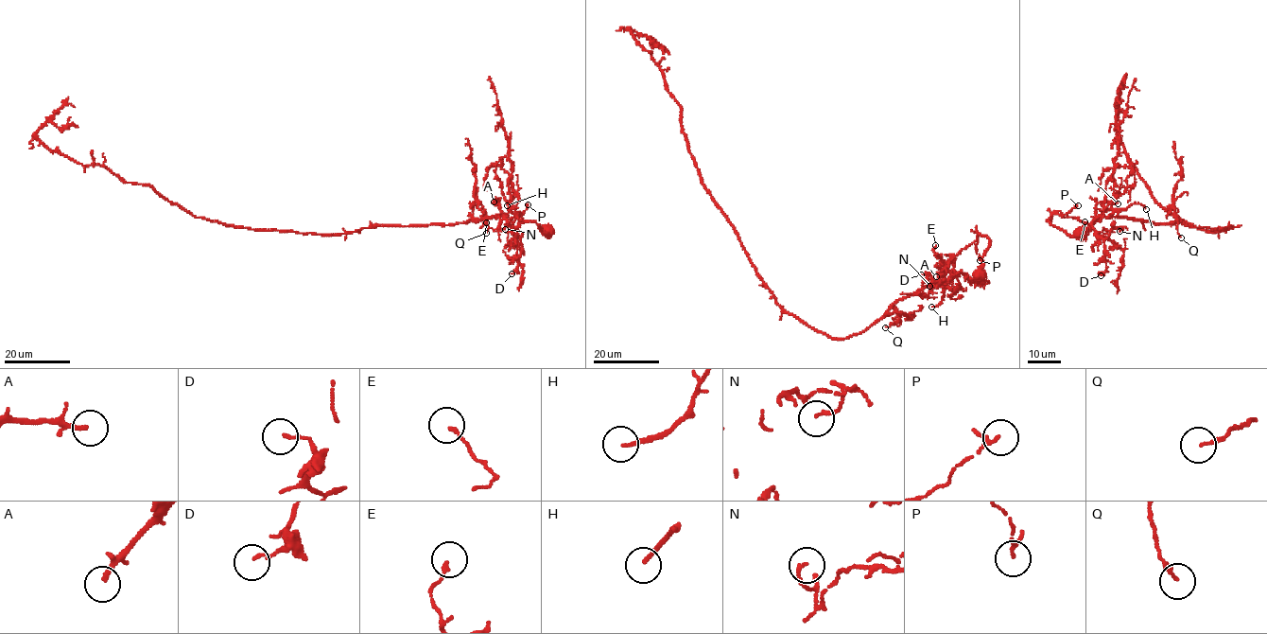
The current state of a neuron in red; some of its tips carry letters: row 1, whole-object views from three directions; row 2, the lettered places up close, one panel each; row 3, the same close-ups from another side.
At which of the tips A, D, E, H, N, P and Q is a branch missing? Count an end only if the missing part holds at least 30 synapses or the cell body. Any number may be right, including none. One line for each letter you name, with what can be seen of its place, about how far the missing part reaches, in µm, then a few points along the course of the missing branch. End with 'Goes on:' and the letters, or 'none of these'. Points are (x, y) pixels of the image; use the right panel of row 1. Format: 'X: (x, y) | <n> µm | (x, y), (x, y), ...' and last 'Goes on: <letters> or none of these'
A: (1118, 203) | 50 µm | (1118, 203), (1126, 202), (1154, 182), (1167, 181), (1171, 139), (1180, 122), (1185, 125), (1184, 132)
Goes on: A

